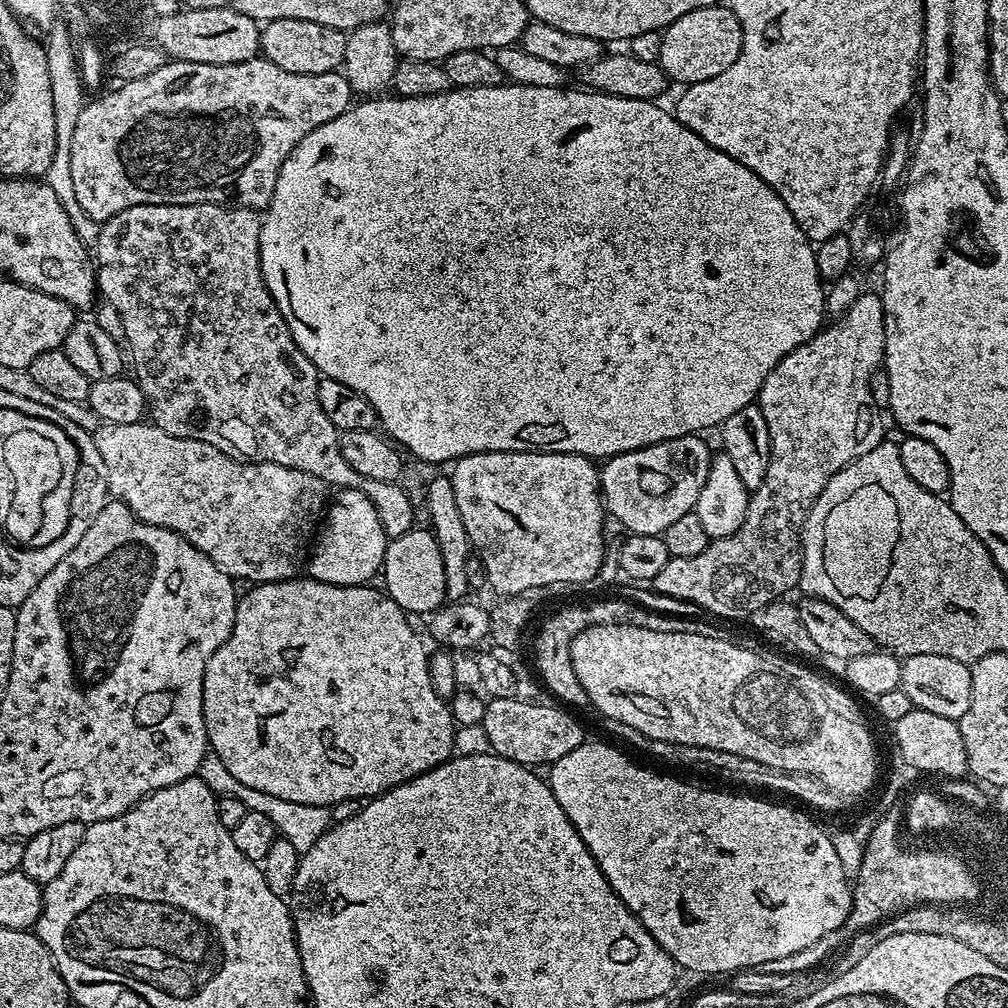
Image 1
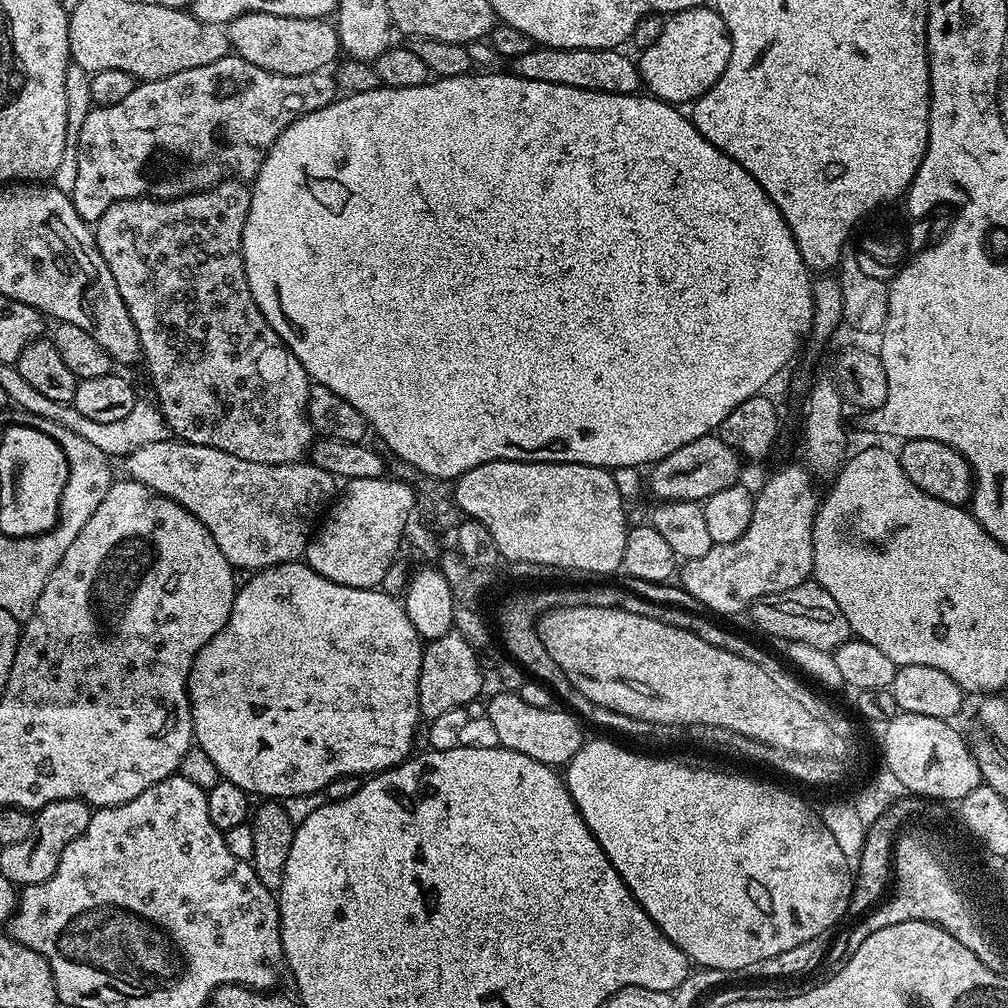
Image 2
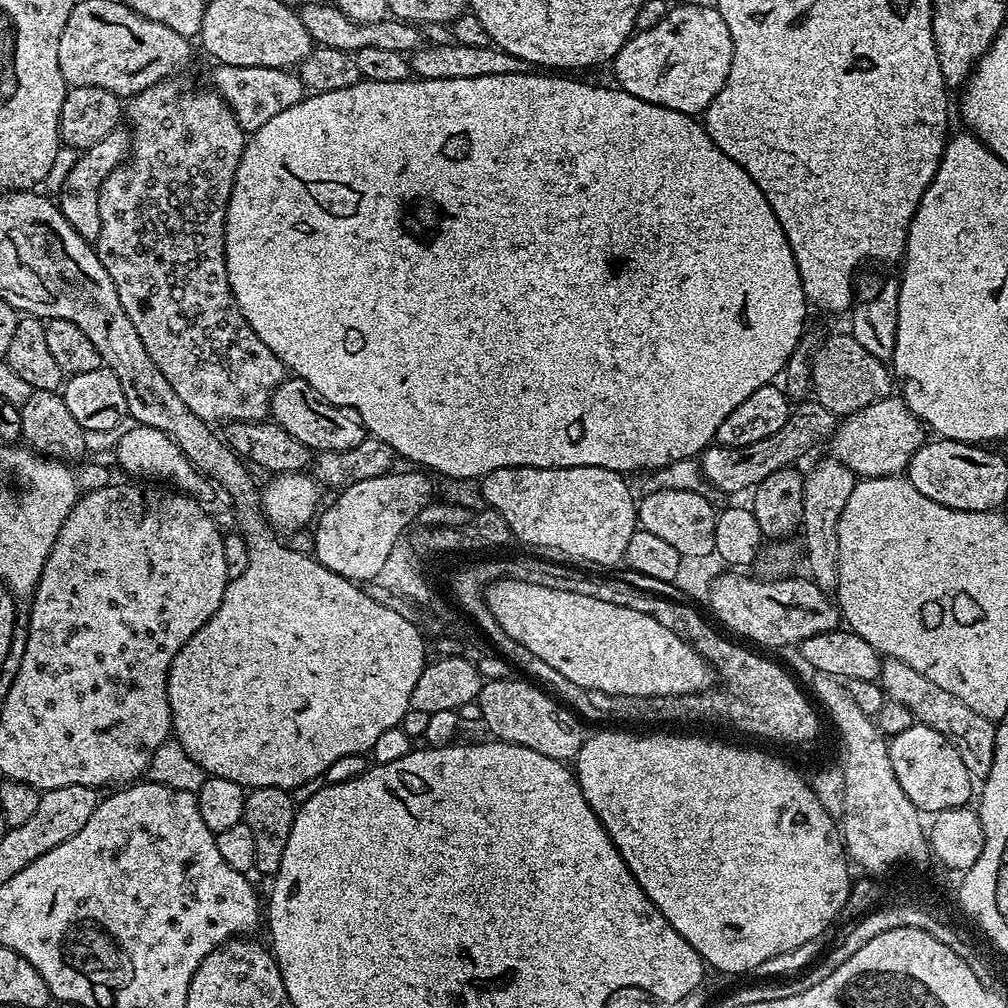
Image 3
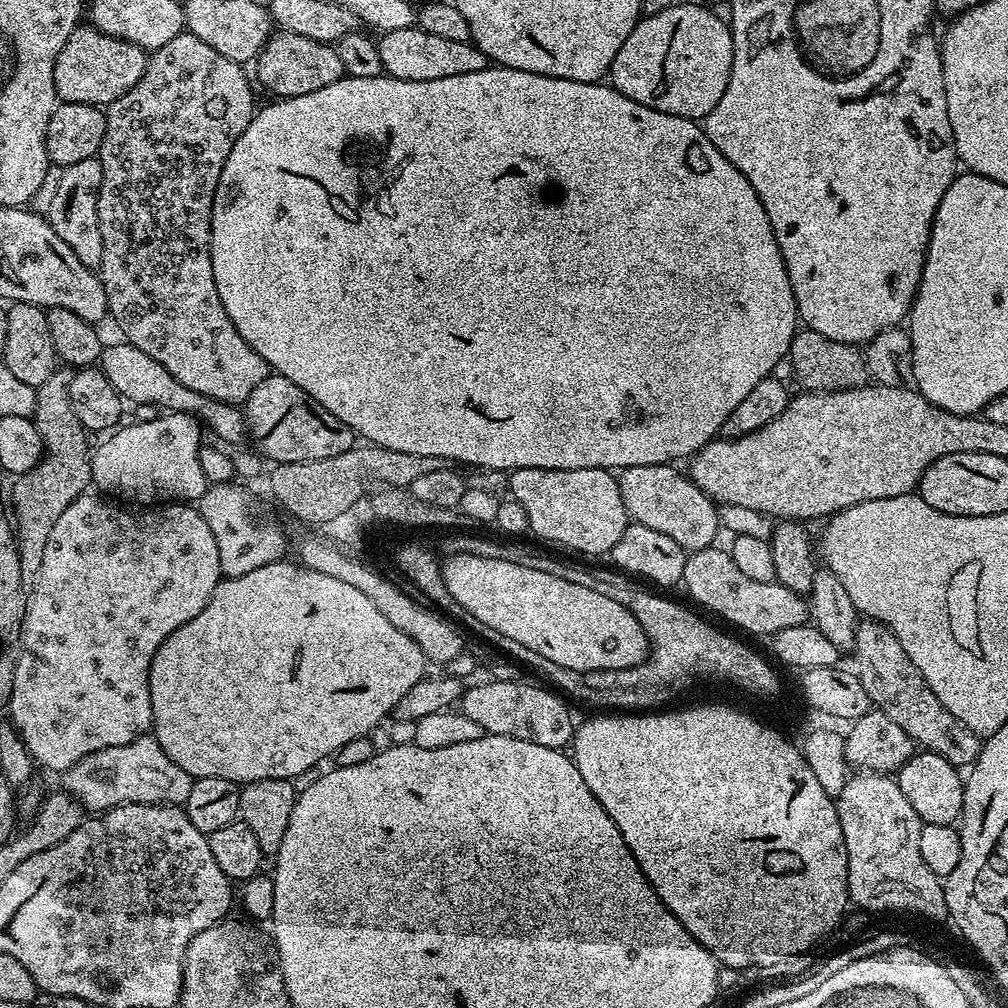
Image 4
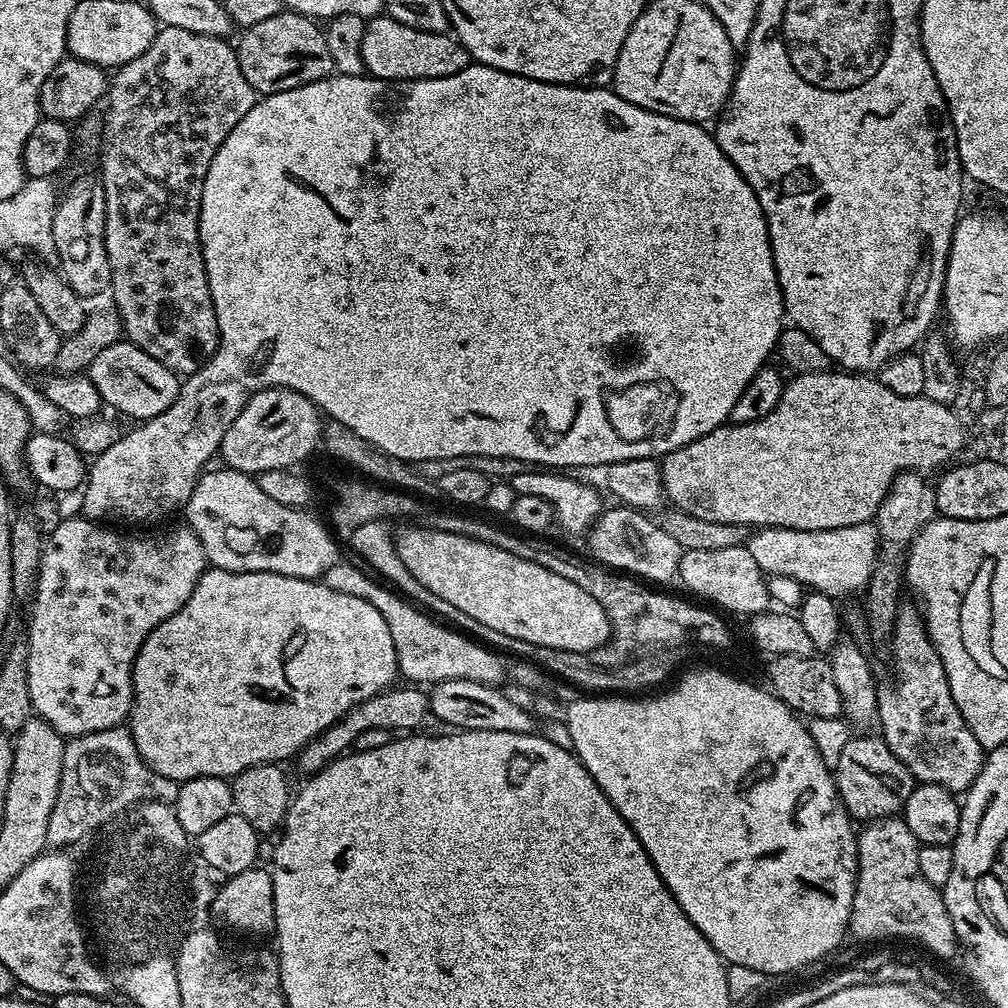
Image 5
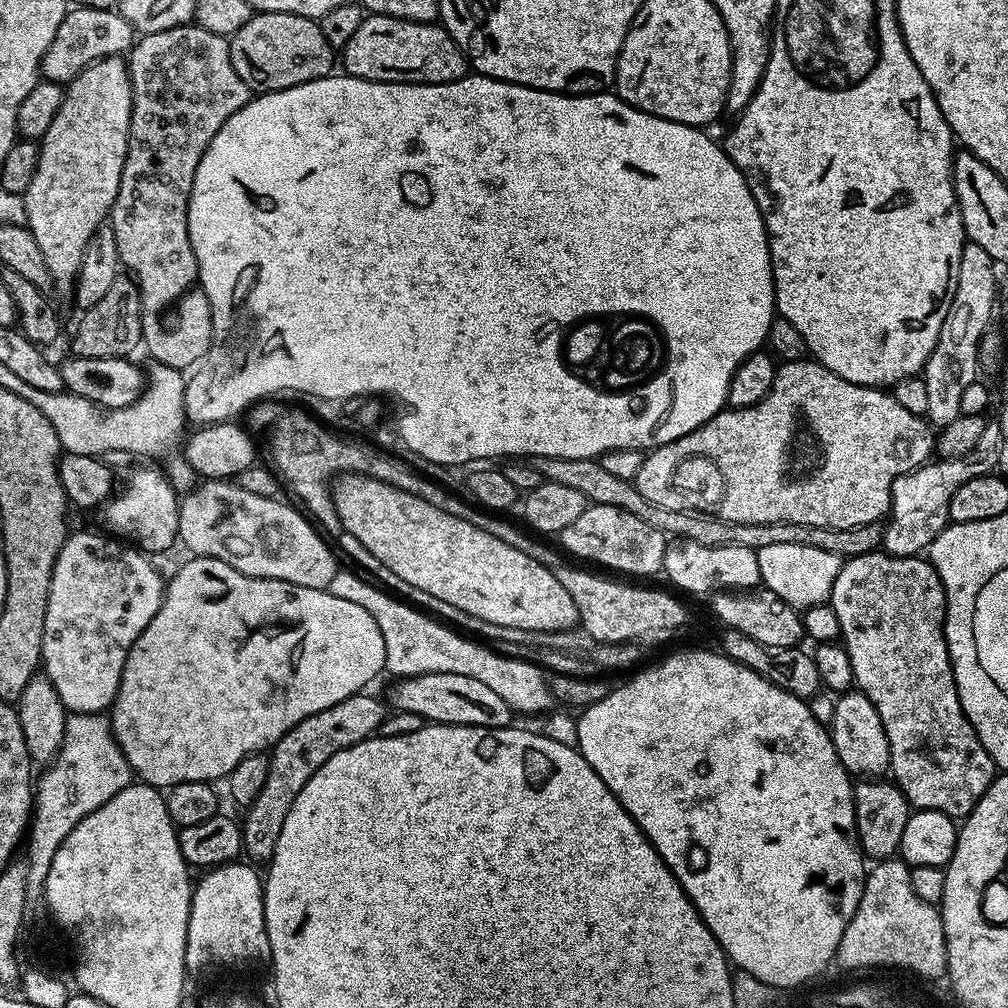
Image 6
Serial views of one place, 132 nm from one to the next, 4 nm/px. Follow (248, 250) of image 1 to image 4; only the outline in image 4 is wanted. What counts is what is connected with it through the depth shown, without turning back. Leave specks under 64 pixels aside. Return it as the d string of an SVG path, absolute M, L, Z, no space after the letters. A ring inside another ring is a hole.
M187 30L179 32L166 46L155 49L148 57L148 65L142 78L122 98L118 98L106 108L106 138L102 138L102 146L98 159L102 166L102 186L96 199L98 206L98 230L102 234L102 262L98 275L104 281L104 293L108 299L109 317L116 319L120 332L127 343L134 345L142 354L150 354L154 362L162 362L182 386L190 386L190 390L198 390L198 394L206 394L215 400L227 404L243 405L250 398L250 390L258 386L270 374L265 360L257 354L238 334L234 322L230 322L230 314L226 314L226 306L222 306L222 298L218 298L218 286L214 286L214 266L212 265L212 203L218 186L218 178L222 174L222 166L234 150L234 142L246 130L254 115L252 108L253 81L243 72L241 65L235 60L226 58L226 54L218 54L214 46L206 46L202 38L198 38Z

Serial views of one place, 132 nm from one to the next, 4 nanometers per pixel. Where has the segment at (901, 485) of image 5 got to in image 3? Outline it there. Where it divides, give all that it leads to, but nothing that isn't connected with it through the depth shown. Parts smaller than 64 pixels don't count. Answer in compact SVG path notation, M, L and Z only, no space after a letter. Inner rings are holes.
M892 657L881 661L878 683L889 700L902 703L910 710L912 717L919 723L926 724L946 737L958 750L958 756L965 763L973 779L987 779L990 766L993 765L996 727L991 720L984 719L971 710L964 702L949 694L941 687L936 687L924 675L906 666L904 662Z

